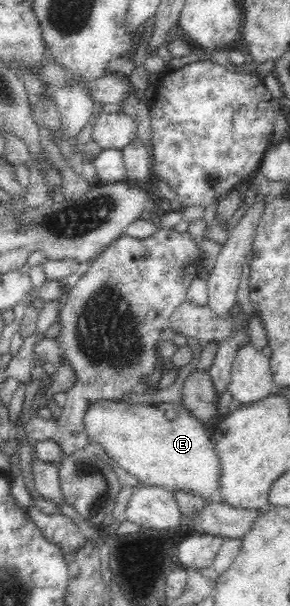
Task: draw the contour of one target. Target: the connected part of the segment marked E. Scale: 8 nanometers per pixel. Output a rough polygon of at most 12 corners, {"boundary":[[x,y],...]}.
{"boundary":[[101,400],[90,443],[140,484],[218,501],[211,431],[182,404]]}

